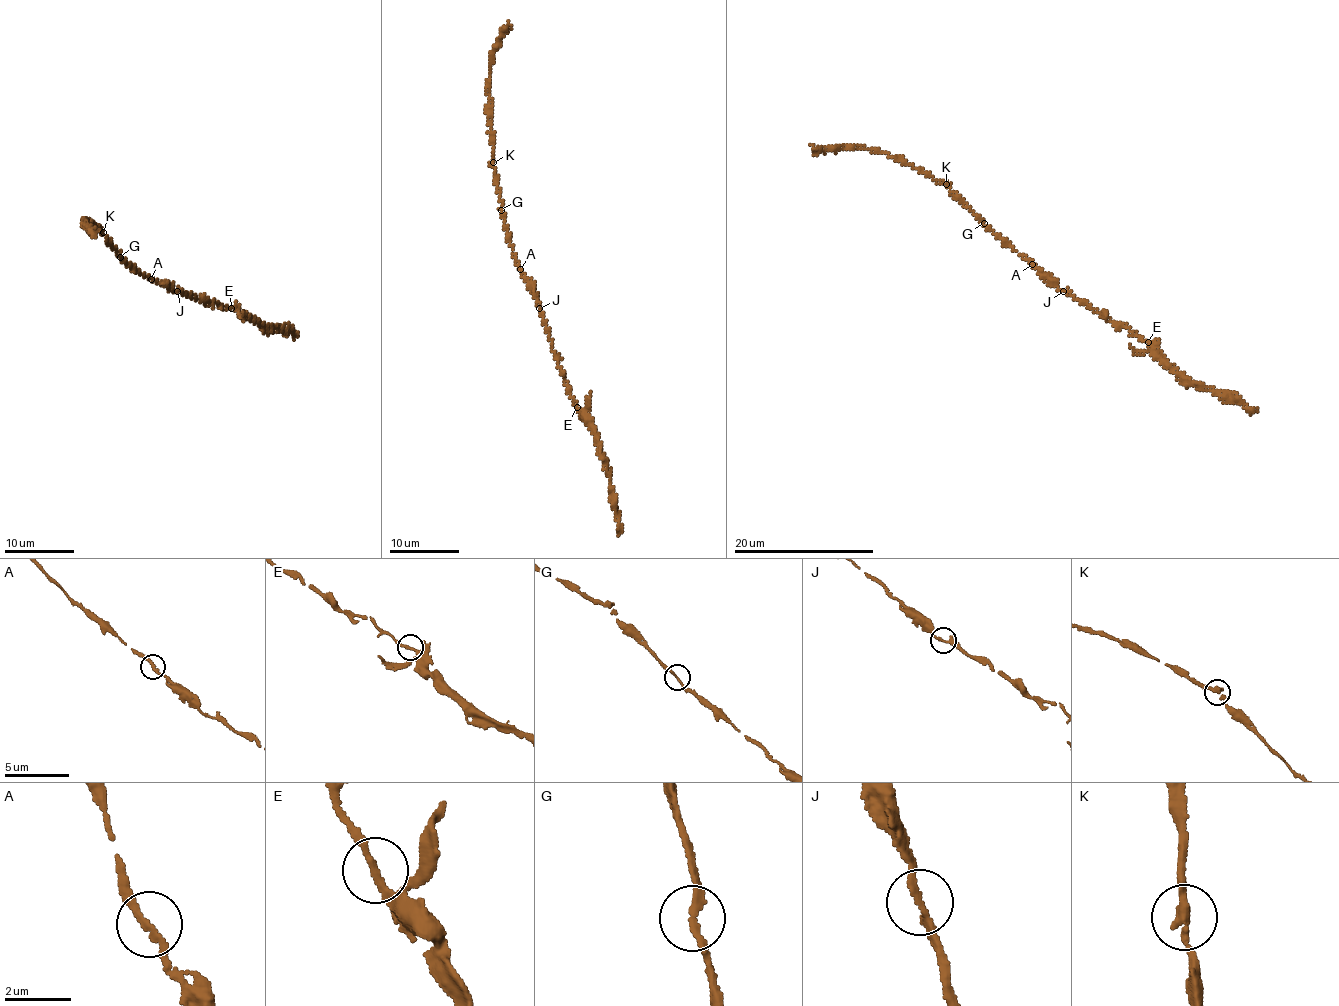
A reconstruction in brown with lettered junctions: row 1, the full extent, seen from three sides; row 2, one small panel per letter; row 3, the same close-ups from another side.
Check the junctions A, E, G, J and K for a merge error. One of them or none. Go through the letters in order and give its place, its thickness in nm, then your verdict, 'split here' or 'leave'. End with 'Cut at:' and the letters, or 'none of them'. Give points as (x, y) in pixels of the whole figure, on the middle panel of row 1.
A: place (520, 269); calibre 190 nm; leave
E: place (577, 407); calibre 200 nm; leave
G: place (501, 210); calibre 200 nm; leave
J: place (539, 308); calibre 190 nm; leave
K: place (493, 162); calibre 280 nm; leave
Cut at: none of them

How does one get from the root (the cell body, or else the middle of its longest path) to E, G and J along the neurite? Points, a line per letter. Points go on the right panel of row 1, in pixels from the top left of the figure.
E: (1042, 274), (1063, 292), (1070, 292), (1091, 308), (1096, 308), (1111, 321), (1126, 324), (1148, 343)
G: (1042, 274), (995, 237), (984, 223)
J: (1042, 274), (1063, 291)

